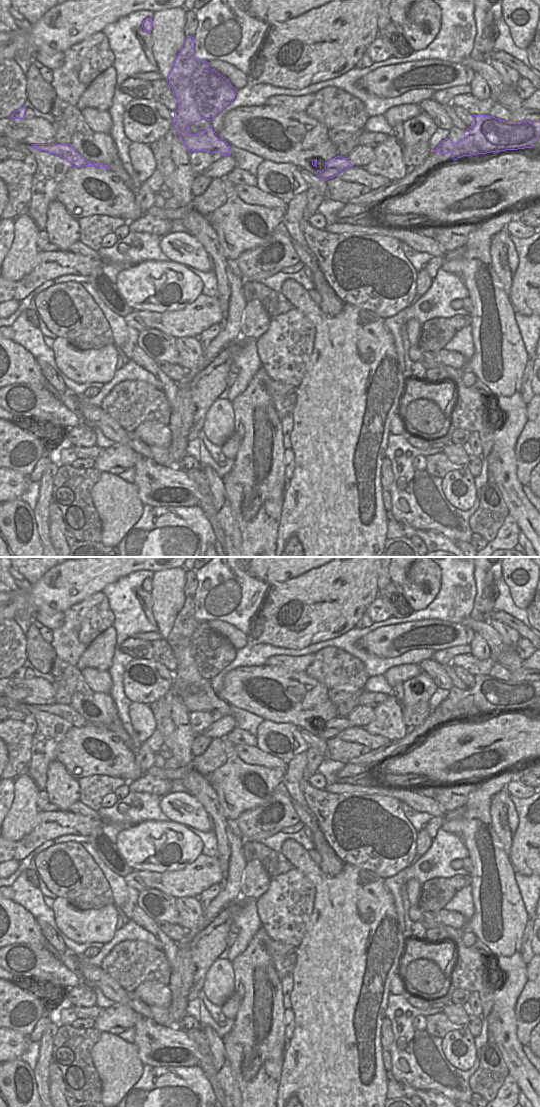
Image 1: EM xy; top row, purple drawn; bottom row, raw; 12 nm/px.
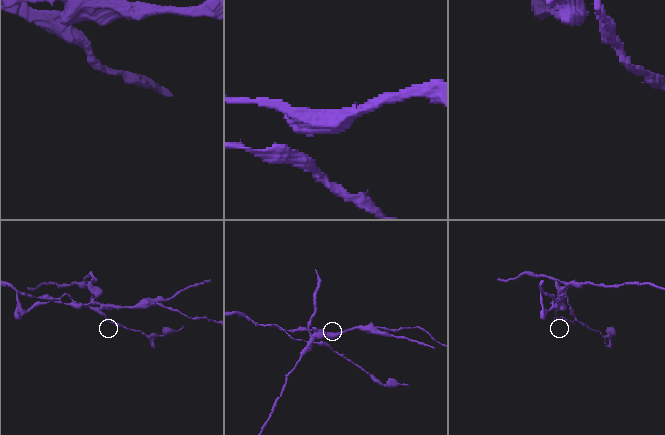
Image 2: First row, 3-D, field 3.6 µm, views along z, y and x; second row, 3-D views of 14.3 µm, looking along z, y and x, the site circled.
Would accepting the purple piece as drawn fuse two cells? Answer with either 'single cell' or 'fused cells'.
fused cells

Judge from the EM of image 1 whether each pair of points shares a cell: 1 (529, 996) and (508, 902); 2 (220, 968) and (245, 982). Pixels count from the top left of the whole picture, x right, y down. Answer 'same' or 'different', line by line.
1: different
2: different

